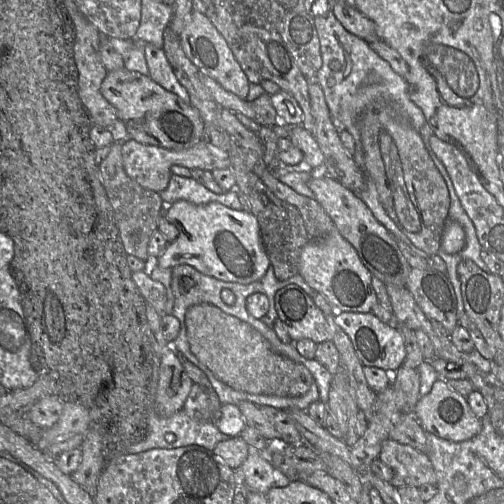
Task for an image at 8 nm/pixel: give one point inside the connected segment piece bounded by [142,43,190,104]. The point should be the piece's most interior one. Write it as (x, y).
(160, 71)

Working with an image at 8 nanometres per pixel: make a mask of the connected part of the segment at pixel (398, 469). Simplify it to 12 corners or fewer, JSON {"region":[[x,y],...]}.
{"region":[[388,438],[379,459],[396,488],[437,483],[429,457]]}

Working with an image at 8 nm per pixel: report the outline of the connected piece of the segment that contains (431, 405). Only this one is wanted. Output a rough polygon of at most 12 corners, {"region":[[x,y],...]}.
{"region":[[444,379],[413,414],[426,432],[453,442],[482,429],[467,397]]}

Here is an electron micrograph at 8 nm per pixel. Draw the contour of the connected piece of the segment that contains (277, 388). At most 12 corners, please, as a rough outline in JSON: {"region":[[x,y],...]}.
{"region":[[189,307],[192,353],[235,390],[297,397],[315,381],[250,324]]}

